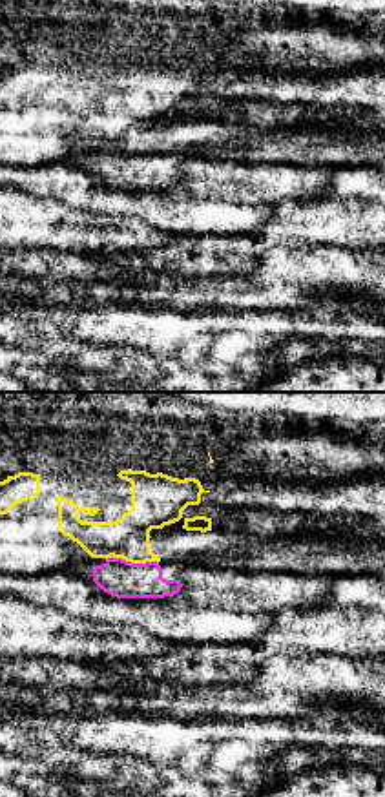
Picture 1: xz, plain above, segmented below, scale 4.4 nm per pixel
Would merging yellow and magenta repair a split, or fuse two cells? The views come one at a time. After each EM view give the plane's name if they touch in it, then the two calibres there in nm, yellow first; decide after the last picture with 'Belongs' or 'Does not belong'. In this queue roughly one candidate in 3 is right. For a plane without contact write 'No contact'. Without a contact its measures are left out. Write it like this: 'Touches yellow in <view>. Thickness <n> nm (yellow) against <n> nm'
Touches yellow in xz. Thickness 190 nm (yellow) against 170 nm

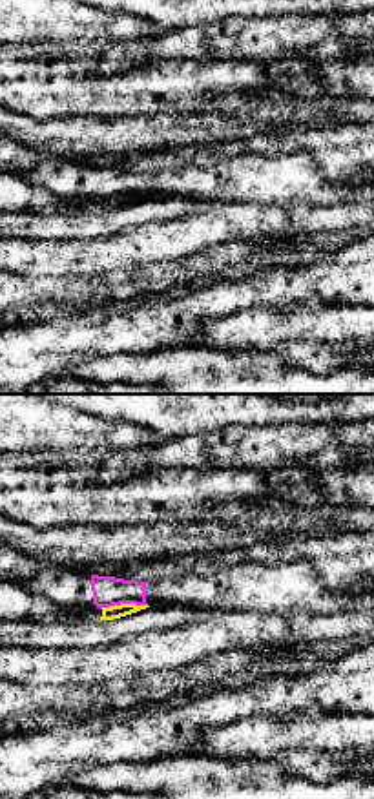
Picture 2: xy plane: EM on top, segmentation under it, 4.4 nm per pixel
Touches yellow in xy. Thickness 60 nm (yellow) against 130 nm

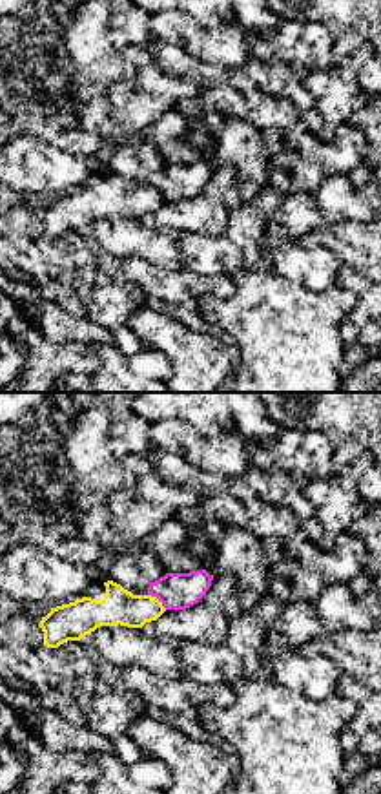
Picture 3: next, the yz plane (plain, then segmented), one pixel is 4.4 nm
Touches yellow in yz. Thickness 160 nm (yellow) against 160 nm

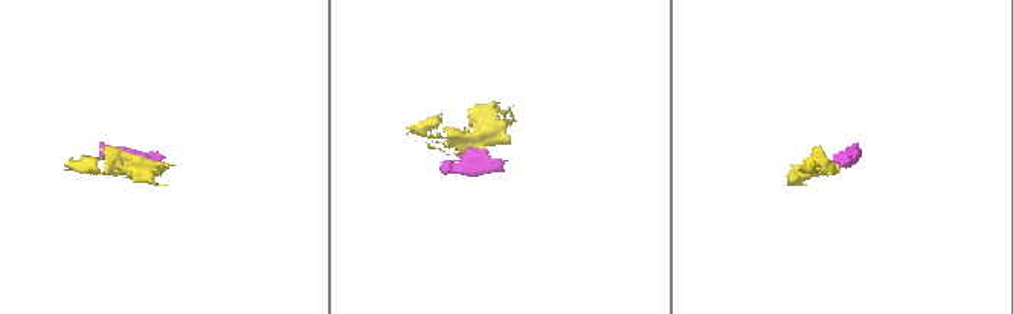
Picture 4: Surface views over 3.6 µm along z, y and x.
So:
Does not belong

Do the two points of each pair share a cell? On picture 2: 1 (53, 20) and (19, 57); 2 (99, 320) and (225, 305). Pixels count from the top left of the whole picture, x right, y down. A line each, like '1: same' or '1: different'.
1: same
2: same

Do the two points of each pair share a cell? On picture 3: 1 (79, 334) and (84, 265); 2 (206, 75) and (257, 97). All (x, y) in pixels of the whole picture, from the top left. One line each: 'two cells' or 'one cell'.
1: two cells
2: one cell

